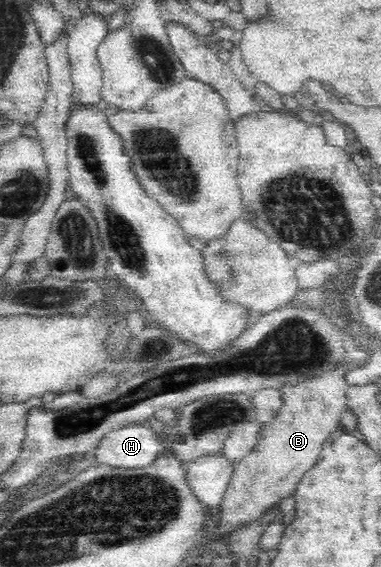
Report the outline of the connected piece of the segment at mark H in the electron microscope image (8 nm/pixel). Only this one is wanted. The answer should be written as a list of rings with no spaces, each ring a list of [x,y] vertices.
[[[129,423],[101,437],[95,451],[96,461],[101,465],[137,469],[151,465],[159,456],[161,445],[148,424]]]

